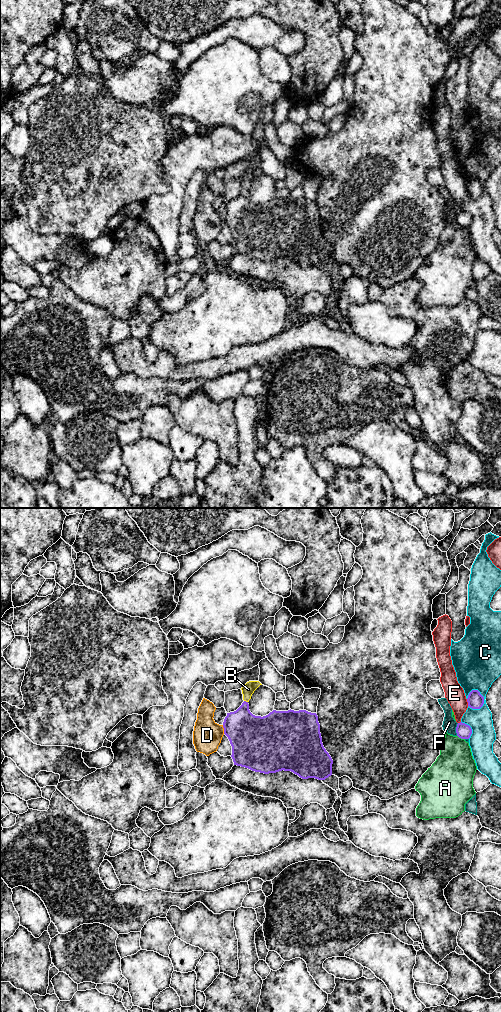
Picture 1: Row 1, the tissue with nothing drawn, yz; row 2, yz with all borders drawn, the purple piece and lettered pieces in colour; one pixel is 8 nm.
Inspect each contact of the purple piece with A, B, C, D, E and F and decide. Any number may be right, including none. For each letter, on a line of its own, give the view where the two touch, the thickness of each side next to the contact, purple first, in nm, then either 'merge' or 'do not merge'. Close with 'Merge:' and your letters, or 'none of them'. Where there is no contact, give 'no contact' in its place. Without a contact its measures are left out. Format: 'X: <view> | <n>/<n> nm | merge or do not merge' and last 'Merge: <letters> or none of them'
A: yz | 120/320 nm | do not merge
B: yz | 300/100 nm | merge
C: yz | 130/360 nm | do not merge
D: yz | 360/240 nm | do not merge
E: yz | 130/160 nm | do not merge
F: yz | 120/90 nm | do not merge
Merge: B

